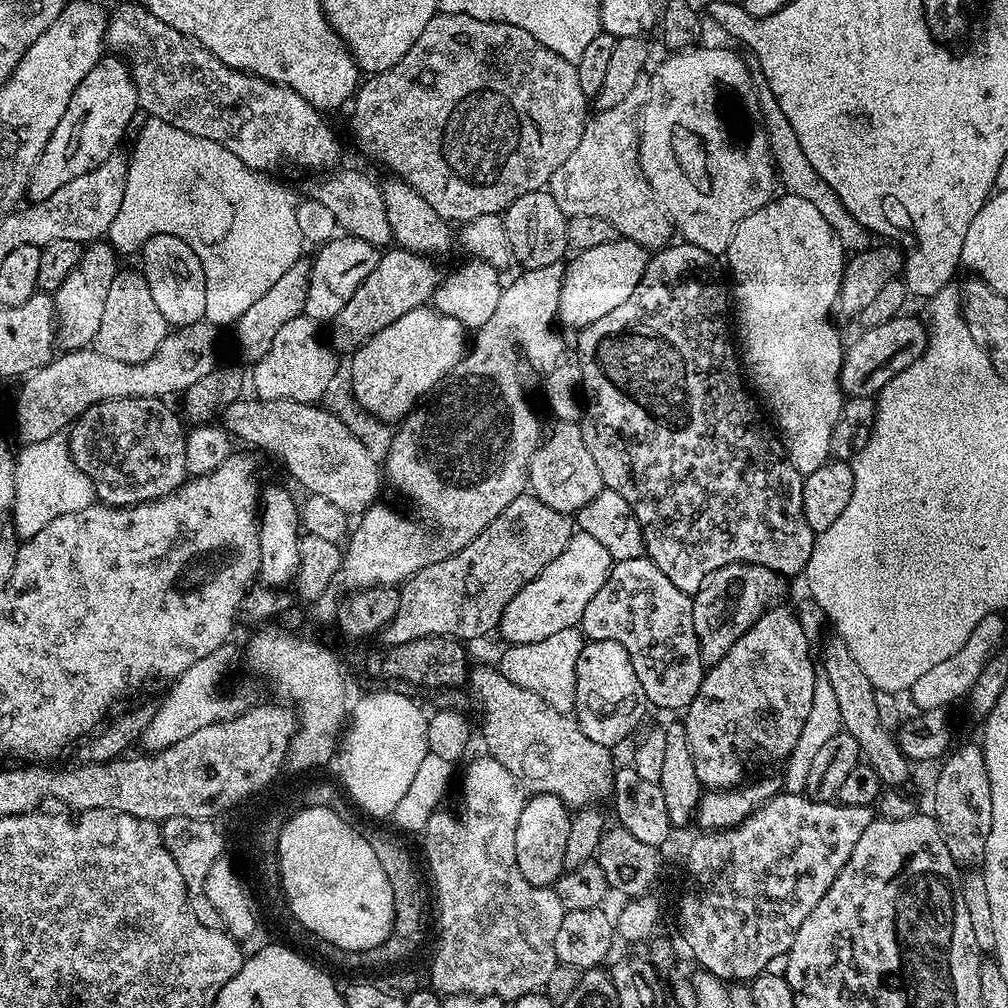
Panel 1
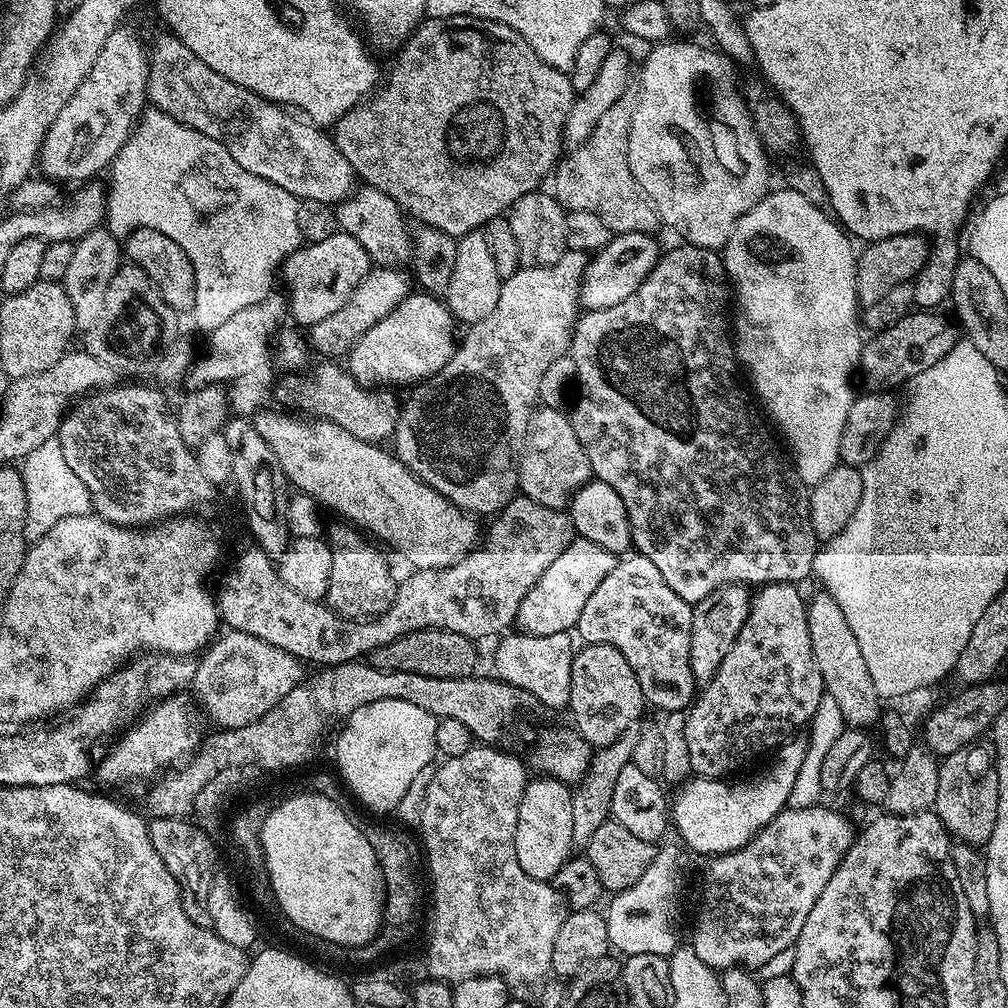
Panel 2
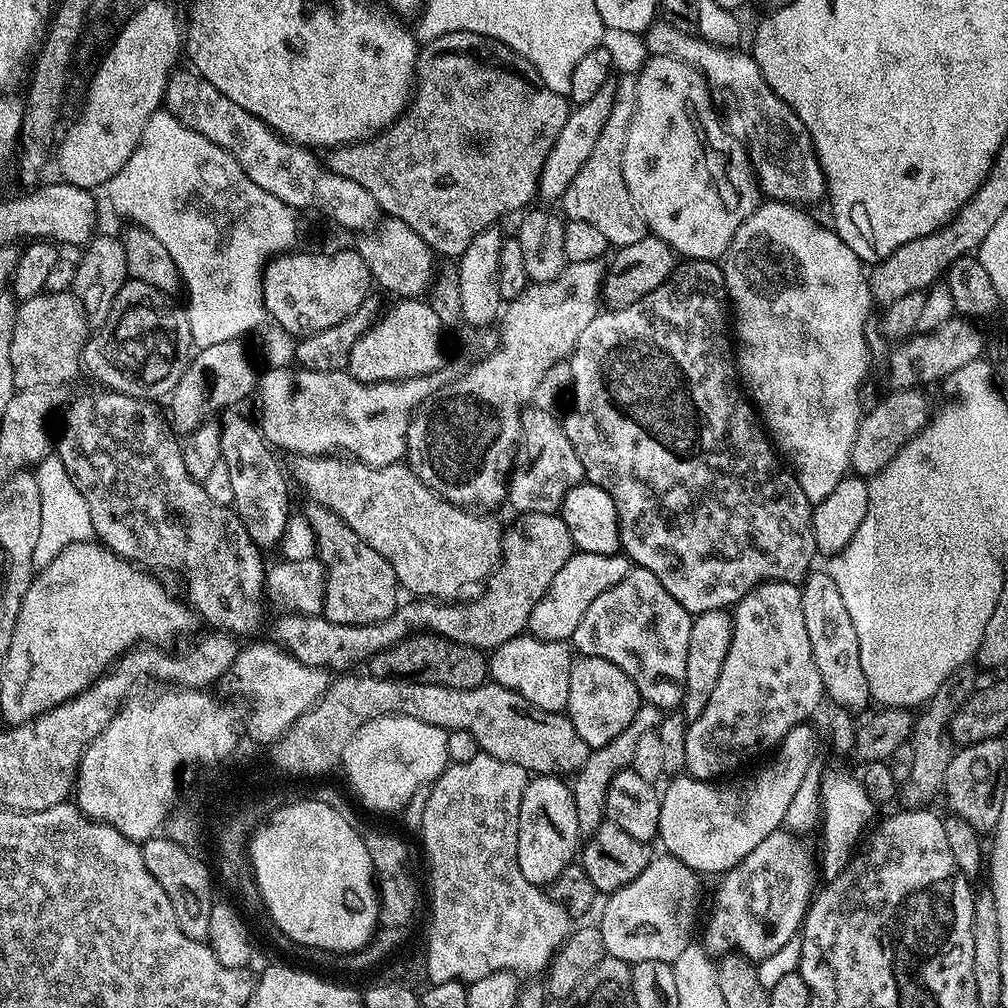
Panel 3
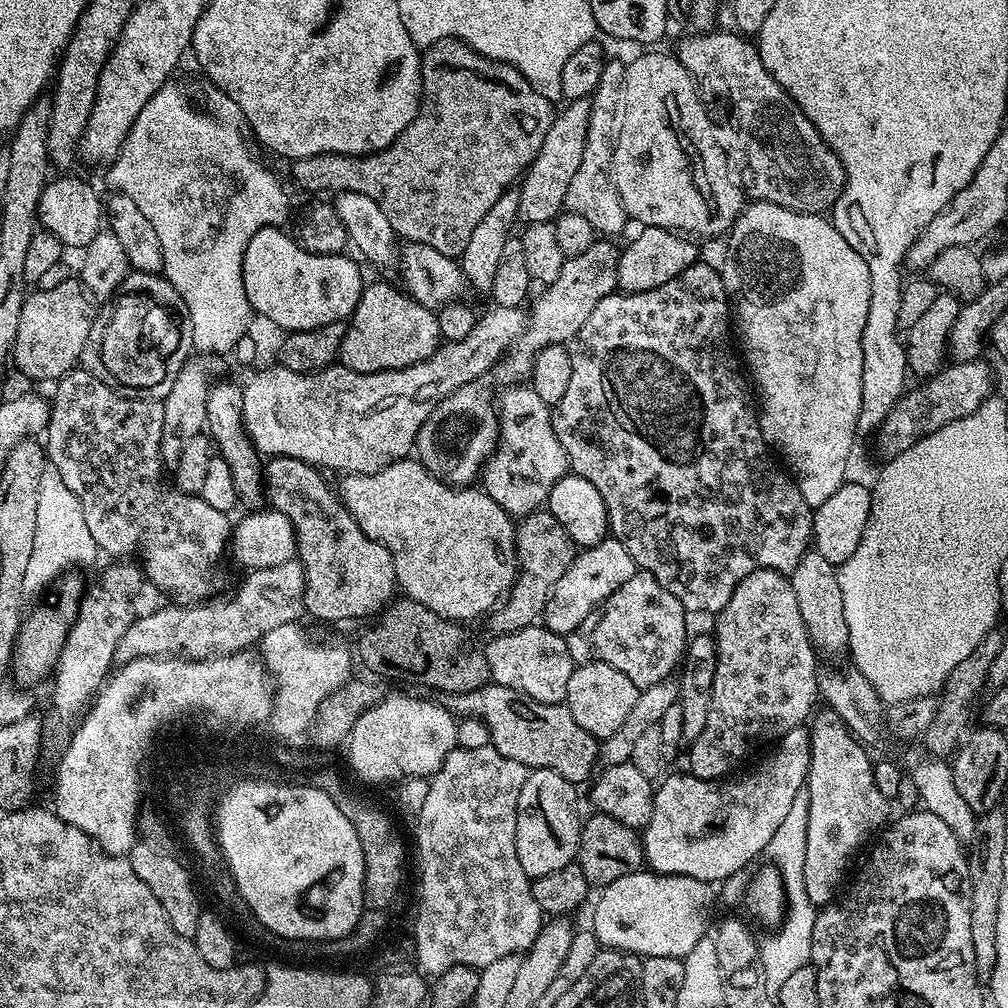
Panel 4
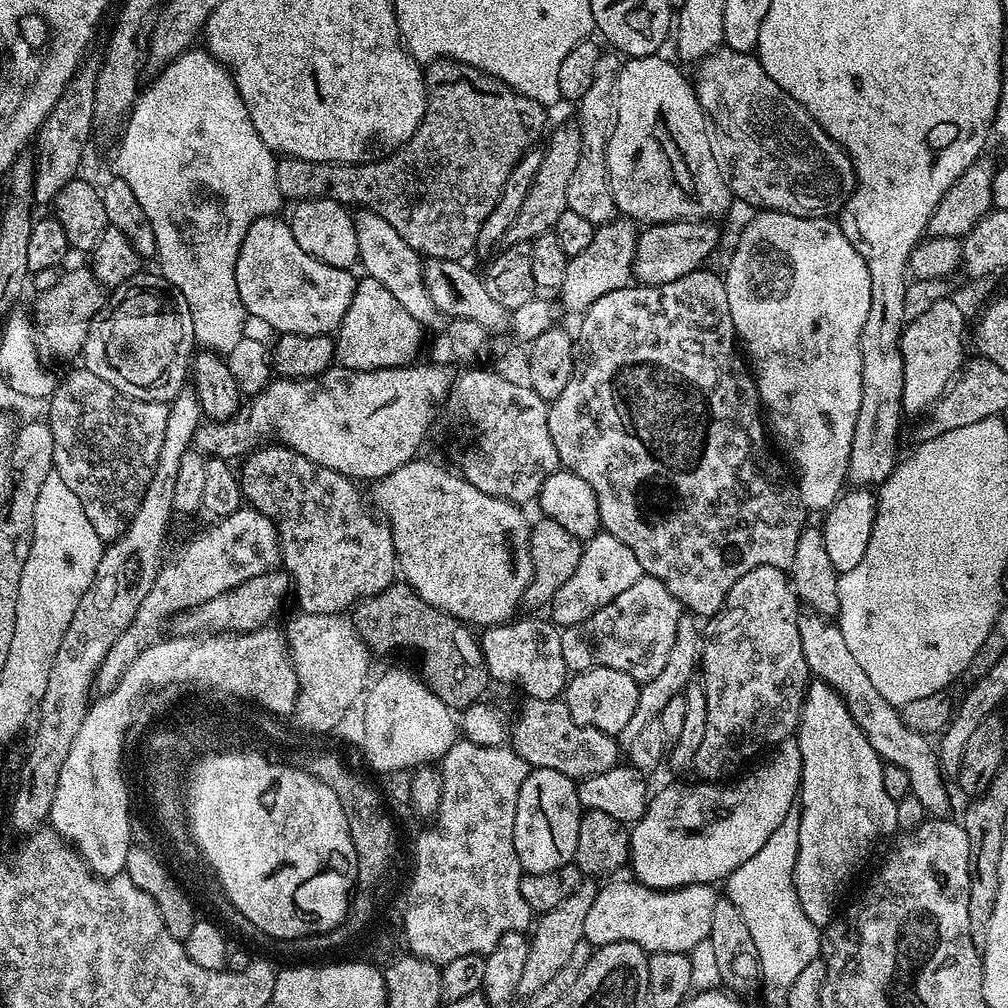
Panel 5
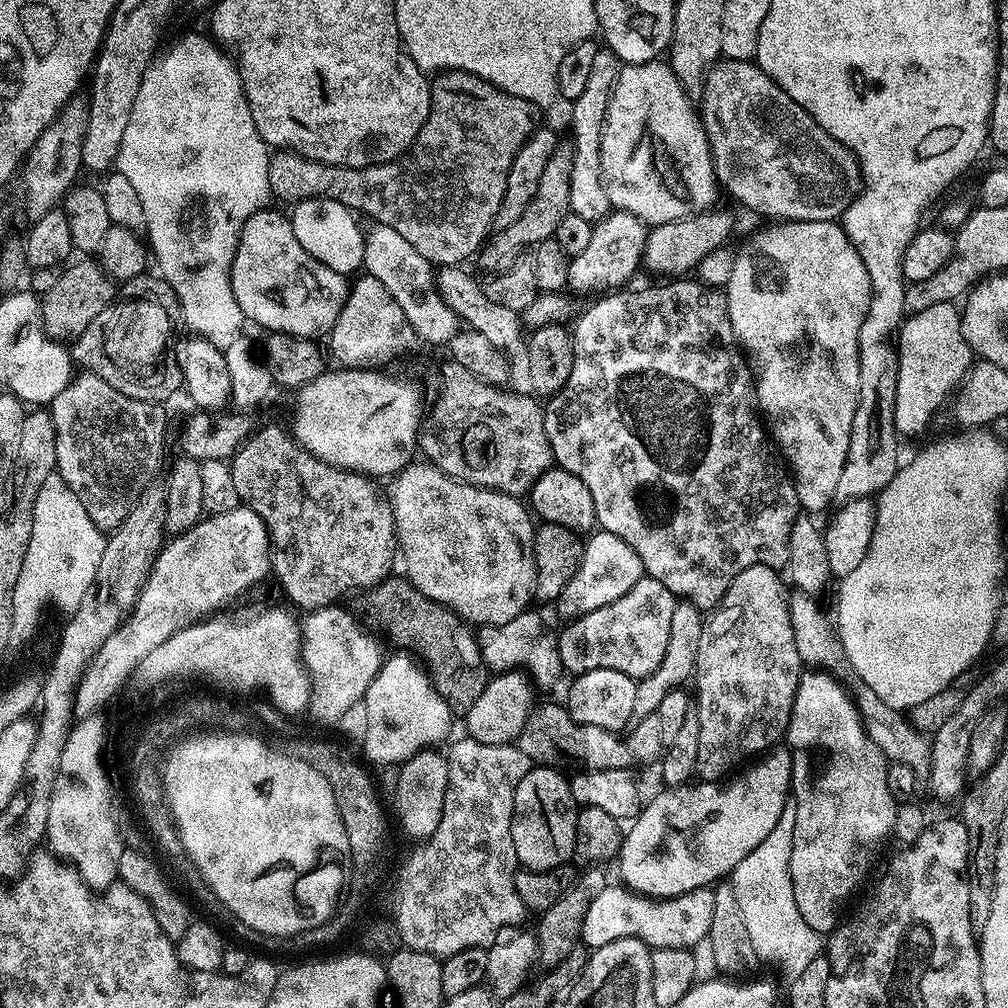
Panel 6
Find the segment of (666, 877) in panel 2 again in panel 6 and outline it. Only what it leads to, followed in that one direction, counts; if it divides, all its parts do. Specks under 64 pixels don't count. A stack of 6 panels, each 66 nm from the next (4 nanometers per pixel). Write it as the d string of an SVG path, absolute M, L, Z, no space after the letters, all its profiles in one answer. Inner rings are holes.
M610 884L586 910L580 931L581 943L590 950L606 946L620 937L638 937L650 948L691 949L707 938L714 920L714 896L712 889L696 888L685 895L669 900L657 900L637 896L627 888Z

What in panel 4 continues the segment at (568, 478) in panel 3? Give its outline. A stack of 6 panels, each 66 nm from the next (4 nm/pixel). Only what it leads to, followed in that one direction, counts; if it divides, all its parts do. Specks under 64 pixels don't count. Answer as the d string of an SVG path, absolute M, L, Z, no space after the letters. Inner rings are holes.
M512 386L498 400L500 439L482 469L483 491L513 518L543 509L550 490L563 476L569 475L568 455L552 429L553 409L530 386Z

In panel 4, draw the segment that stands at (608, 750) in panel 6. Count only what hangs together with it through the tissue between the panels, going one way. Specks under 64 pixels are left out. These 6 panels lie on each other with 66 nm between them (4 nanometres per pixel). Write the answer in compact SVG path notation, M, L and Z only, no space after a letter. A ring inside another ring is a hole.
M489 682L478 690L445 695L442 704L457 718L481 720L488 731L491 747L496 748L498 754L506 754L506 758L514 758L514 762L522 762L522 766L526 766L529 770L538 768L554 770L554 774L562 774L562 778L566 778L566 782L577 786L583 785L583 780L591 781L597 771L601 741L586 734L586 730L582 730L582 726L578 726L578 722L574 722L574 714L570 714L568 705L565 703L543 704L518 690L510 690L501 684Z

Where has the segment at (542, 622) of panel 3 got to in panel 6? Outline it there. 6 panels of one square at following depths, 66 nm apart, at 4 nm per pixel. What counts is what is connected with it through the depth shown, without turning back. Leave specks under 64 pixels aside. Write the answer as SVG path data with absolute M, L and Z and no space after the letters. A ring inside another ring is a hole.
M603 530L593 531L587 537L582 562L574 578L566 582L566 590L562 590L560 597L555 600L554 608L564 615L565 621L576 620L579 616L590 614L590 610L610 606L610 602L622 598L622 594L626 594L626 590L630 590L630 586L638 583L645 574L638 554L634 554L634 550L630 550L630 546L626 546L626 542L618 538L618 534Z

